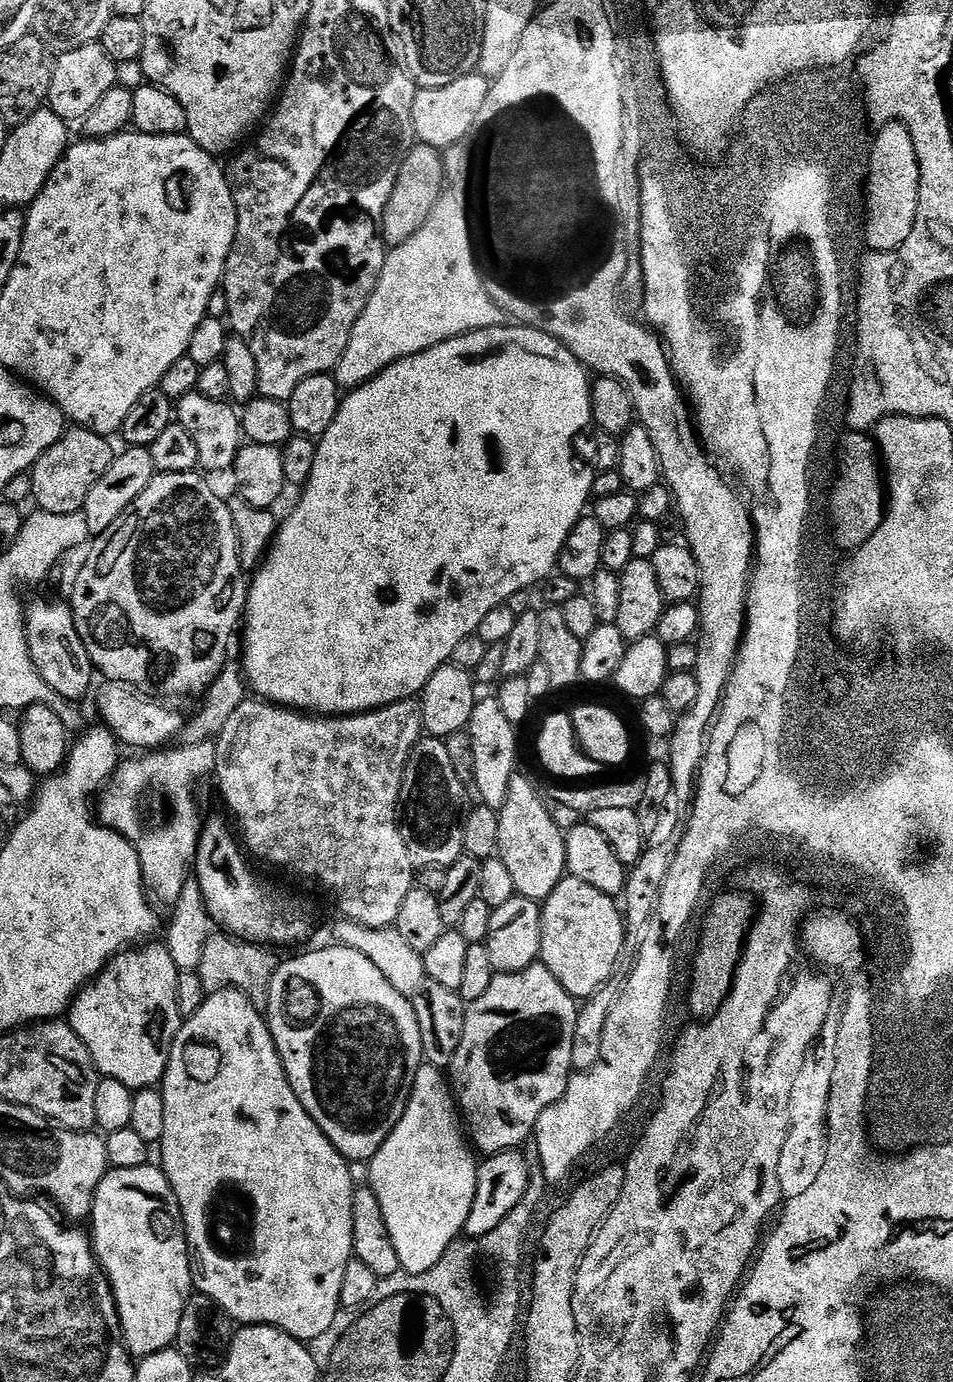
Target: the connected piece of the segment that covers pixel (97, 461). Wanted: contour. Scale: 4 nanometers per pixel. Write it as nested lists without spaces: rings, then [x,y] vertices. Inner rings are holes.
[[[72,426],[64,432],[60,440],[54,442],[48,450],[37,458],[36,463],[30,469],[32,476],[32,500],[35,507],[41,512],[49,512],[56,515],[76,516],[83,509],[84,496],[90,490],[97,478],[111,466],[114,457],[114,449],[108,445],[109,441],[89,428]]]

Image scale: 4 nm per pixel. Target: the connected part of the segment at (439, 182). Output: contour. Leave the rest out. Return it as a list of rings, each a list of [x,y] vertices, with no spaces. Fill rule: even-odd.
[[[416,142],[413,145],[404,157],[403,155],[399,157],[398,167],[392,180],[392,190],[384,203],[384,213],[378,217],[379,231],[383,239],[388,242],[403,242],[418,231],[427,215],[431,213],[436,200],[441,197],[442,189],[446,184],[445,161],[441,153],[429,144]],[[399,164],[400,169],[398,169]]]

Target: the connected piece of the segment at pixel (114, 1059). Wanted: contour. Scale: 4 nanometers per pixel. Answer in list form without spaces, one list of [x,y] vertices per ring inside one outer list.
[[[145,943],[143,946],[133,947],[131,950],[121,950],[117,952],[112,958],[100,969],[98,975],[91,982],[84,985],[79,992],[76,993],[75,999],[72,1001],[67,1013],[66,1023],[71,1026],[74,1030],[74,1034],[78,1034],[78,1038],[86,1046],[86,1050],[90,1054],[92,1059],[92,1067],[96,1069],[97,1073],[101,1077],[117,1080],[122,1082],[122,1086],[126,1086],[131,1090],[148,1090],[153,1086],[159,1085],[164,1077],[164,1066],[166,1063],[166,1036],[164,1040],[164,1011],[173,1003],[176,995],[177,975],[178,967],[173,963],[171,954],[168,953],[163,943],[148,944]]]

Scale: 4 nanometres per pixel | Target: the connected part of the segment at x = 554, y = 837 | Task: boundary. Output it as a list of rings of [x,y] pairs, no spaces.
[[[524,776],[506,780],[508,793],[503,793],[502,806],[496,821],[495,851],[510,870],[510,882],[521,897],[535,902],[543,901],[552,887],[562,878],[562,828],[556,825],[546,805],[540,801],[536,788]]]

